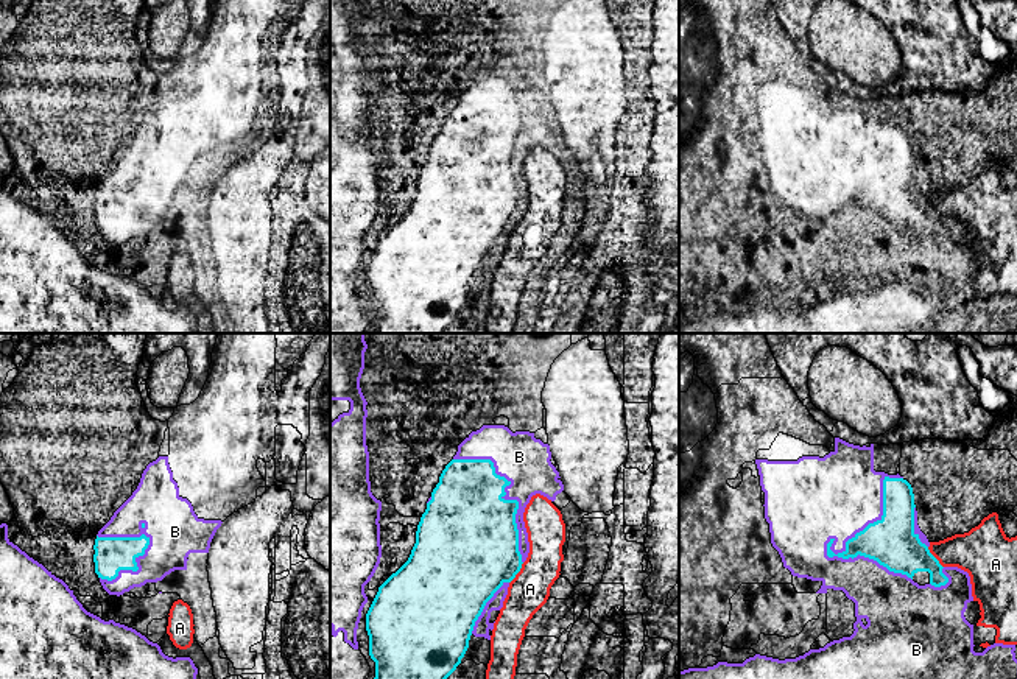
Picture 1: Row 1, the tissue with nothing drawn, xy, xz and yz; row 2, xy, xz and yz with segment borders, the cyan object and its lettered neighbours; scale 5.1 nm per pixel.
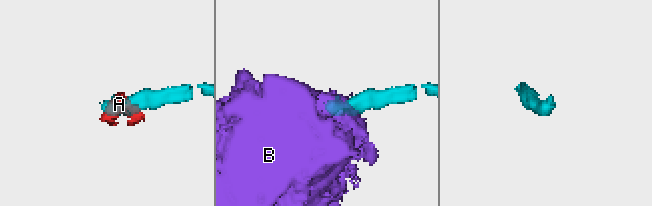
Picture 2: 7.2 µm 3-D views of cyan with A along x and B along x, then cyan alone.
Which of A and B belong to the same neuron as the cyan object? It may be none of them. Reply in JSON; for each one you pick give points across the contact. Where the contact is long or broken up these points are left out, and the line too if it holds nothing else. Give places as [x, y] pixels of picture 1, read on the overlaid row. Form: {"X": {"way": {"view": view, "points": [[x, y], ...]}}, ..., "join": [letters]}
{"join": []}

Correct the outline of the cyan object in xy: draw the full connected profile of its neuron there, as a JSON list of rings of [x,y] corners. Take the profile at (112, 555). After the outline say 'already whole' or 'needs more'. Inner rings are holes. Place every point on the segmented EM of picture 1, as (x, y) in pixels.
[[[98,537],[95,539],[95,573],[101,579],[112,581],[120,570],[137,572],[135,559],[145,554],[150,545],[150,537]]]; already whole

